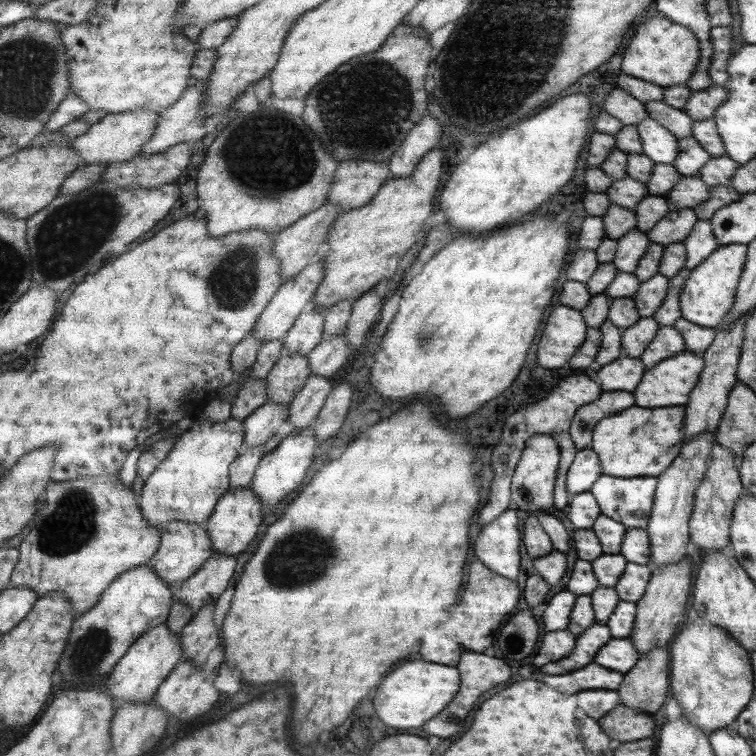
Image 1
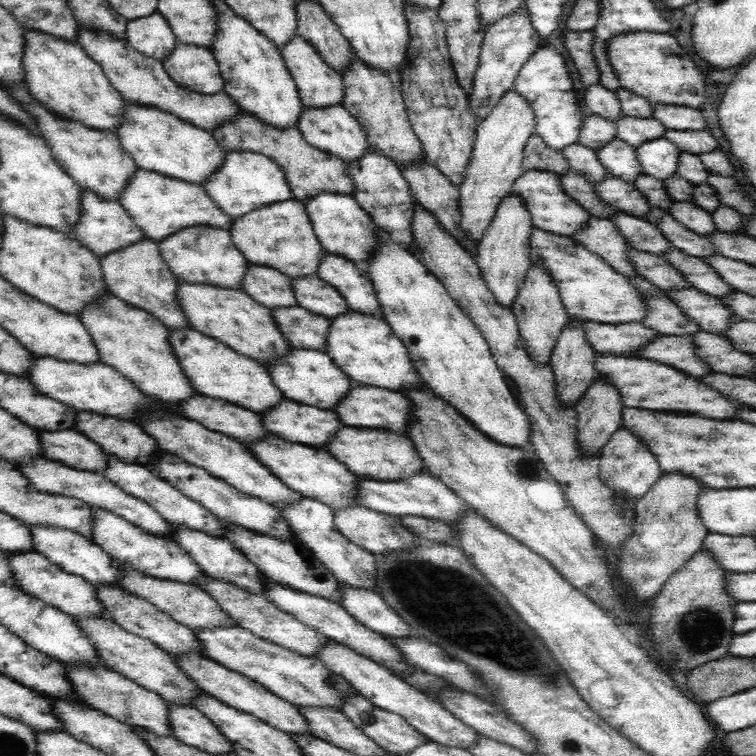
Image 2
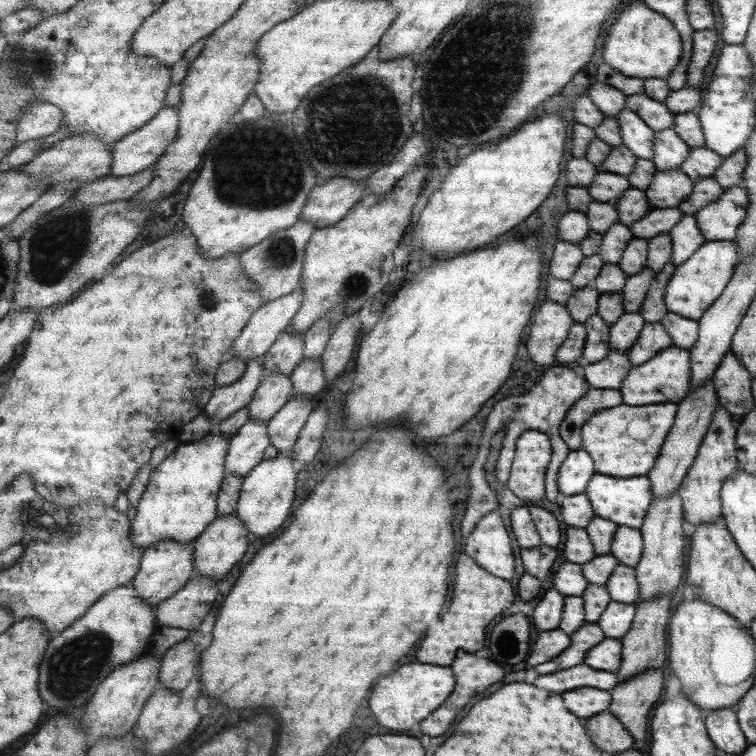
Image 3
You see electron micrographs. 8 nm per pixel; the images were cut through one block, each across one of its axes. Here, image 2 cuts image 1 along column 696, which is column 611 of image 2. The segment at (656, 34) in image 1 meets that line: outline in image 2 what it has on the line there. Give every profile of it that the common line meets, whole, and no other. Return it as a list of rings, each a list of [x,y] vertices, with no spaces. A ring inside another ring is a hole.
[[[627,31],[626,34],[612,35],[606,42],[606,57],[610,61],[610,68],[614,69],[614,76],[618,77],[618,84],[621,88],[642,96],[651,105],[666,104],[698,109],[706,100],[706,79],[702,75],[704,71],[698,70],[690,54],[687,54],[676,38],[668,33]]]

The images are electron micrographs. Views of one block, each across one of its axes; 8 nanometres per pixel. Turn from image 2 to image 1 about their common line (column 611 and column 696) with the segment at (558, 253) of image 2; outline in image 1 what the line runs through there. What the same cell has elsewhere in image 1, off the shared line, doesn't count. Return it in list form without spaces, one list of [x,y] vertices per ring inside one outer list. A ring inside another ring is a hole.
[[[720,245],[700,266],[691,270],[682,294],[682,317],[693,324],[716,329],[735,308],[736,294],[747,264],[748,245]]]

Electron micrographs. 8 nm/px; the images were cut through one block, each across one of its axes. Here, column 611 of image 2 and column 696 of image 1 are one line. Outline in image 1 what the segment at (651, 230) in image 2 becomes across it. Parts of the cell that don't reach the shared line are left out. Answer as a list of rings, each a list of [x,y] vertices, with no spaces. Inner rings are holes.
[[[693,209],[668,211],[668,214],[646,233],[652,242],[665,247],[686,241],[696,224],[699,224],[699,218]]]

